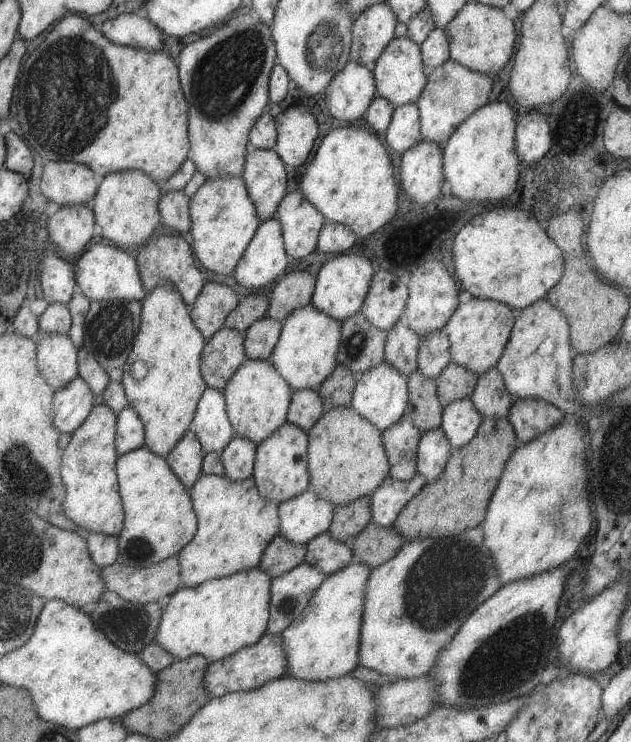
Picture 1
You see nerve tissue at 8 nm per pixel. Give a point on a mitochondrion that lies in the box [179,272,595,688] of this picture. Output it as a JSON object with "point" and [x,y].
{"point":[442,584]}

